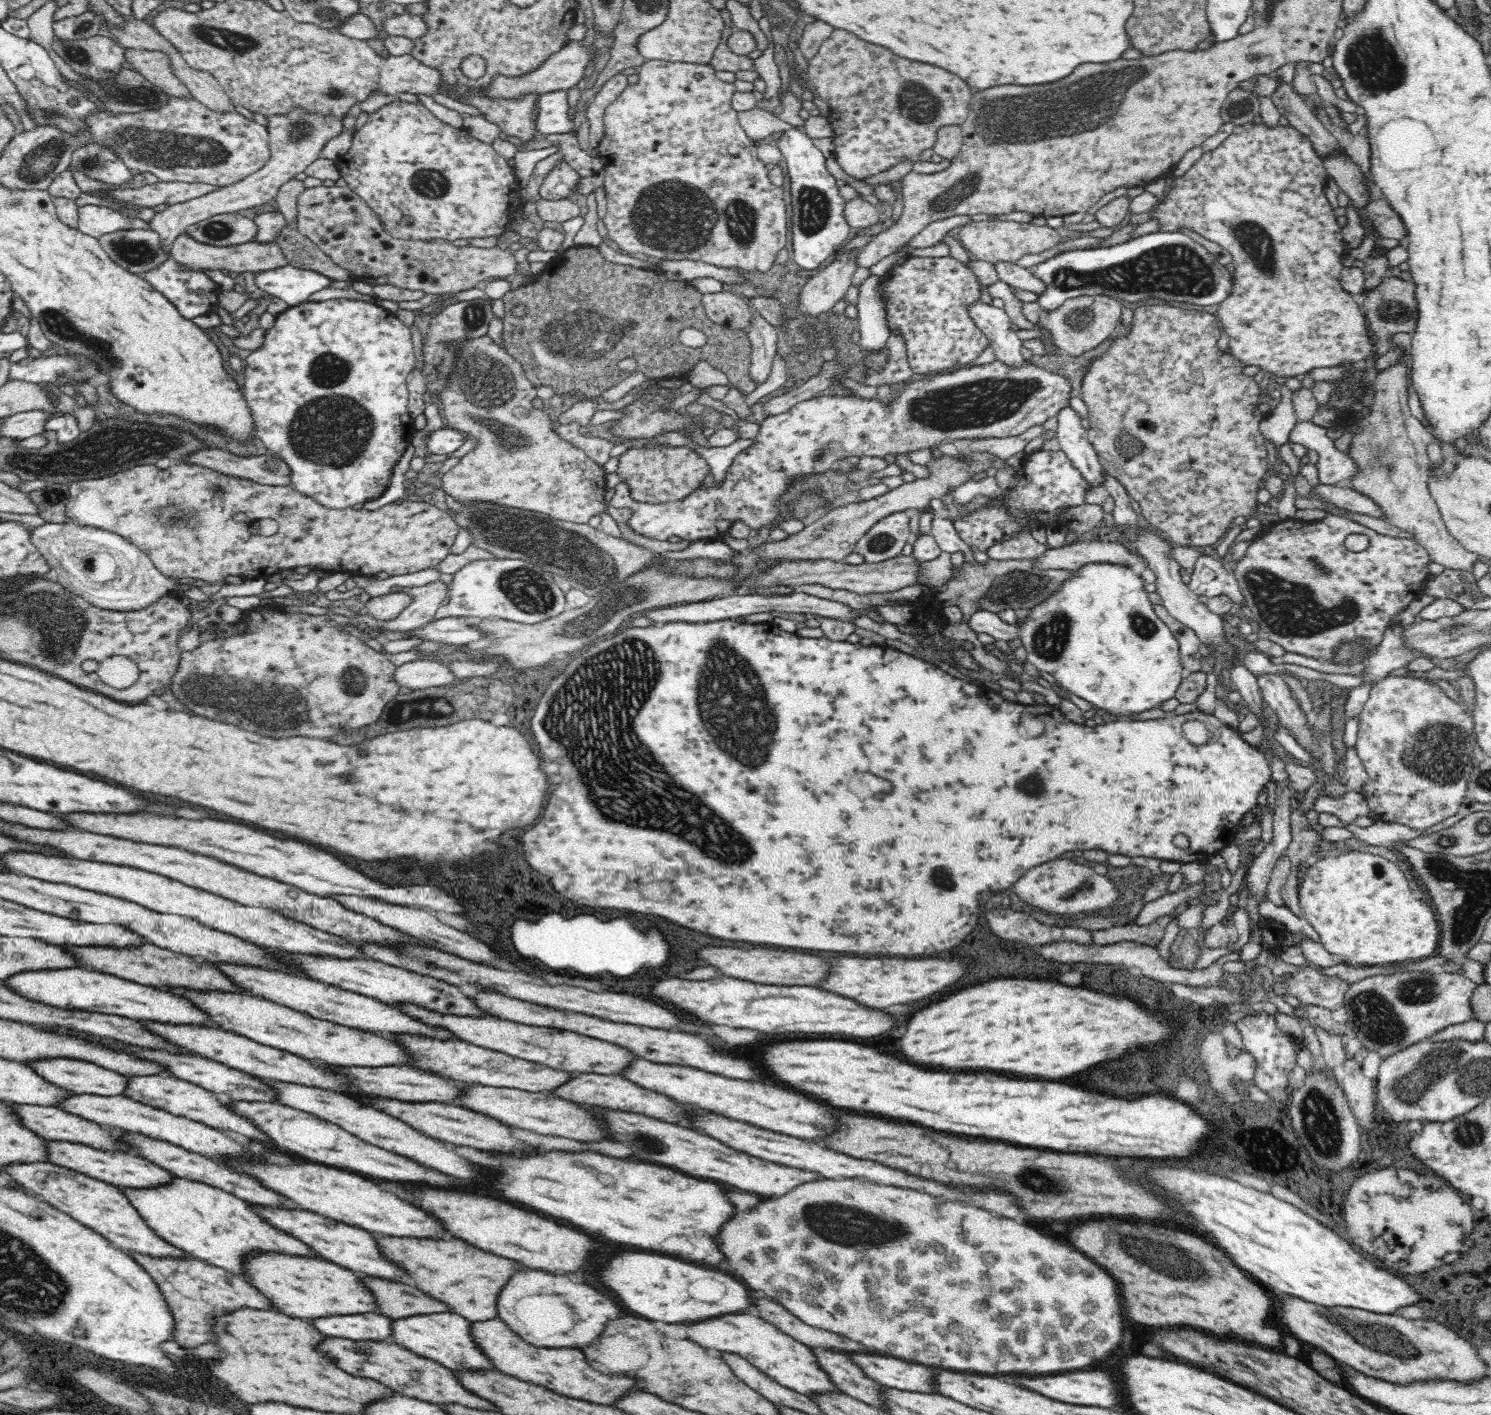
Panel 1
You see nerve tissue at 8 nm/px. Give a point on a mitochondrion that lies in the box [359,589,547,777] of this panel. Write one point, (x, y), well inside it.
(437, 705)

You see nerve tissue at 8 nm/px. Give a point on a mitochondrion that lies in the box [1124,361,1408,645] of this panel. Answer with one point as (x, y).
(1292, 610)

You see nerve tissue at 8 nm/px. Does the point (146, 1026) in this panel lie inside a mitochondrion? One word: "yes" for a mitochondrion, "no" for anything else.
no

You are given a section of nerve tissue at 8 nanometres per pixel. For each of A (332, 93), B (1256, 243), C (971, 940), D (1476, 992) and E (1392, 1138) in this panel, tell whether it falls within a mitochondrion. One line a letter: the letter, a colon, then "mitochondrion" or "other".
A: mitochondrion
B: mitochondrion
C: other
D: other
E: other

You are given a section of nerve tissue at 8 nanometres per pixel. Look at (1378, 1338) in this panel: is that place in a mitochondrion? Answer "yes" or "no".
yes

